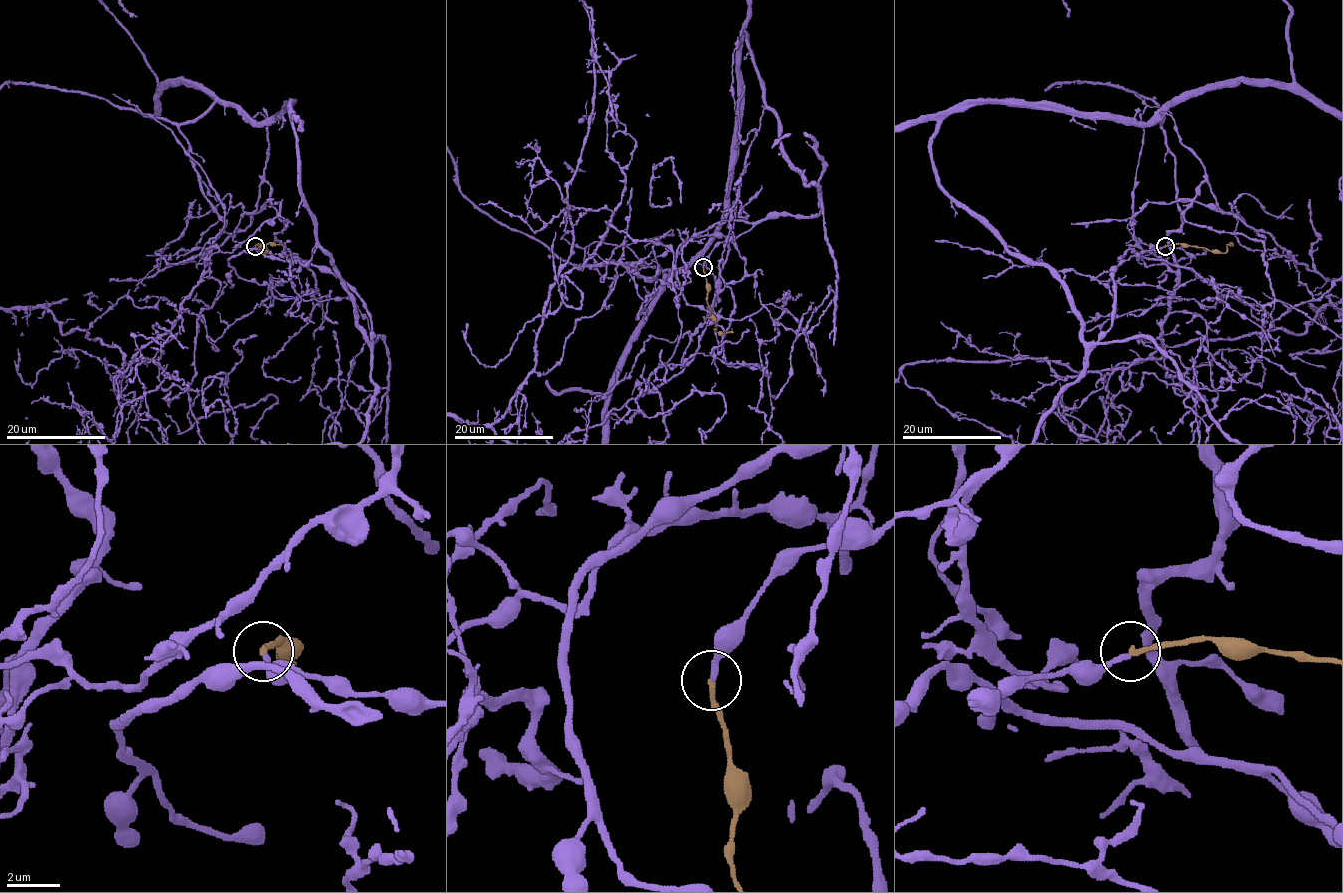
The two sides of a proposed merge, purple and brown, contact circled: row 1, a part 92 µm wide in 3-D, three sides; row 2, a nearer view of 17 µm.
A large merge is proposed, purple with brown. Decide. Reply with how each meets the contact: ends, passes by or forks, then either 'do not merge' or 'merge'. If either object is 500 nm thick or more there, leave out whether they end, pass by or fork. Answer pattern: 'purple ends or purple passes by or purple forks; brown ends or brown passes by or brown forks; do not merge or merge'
purple ends; brown ends; merge

